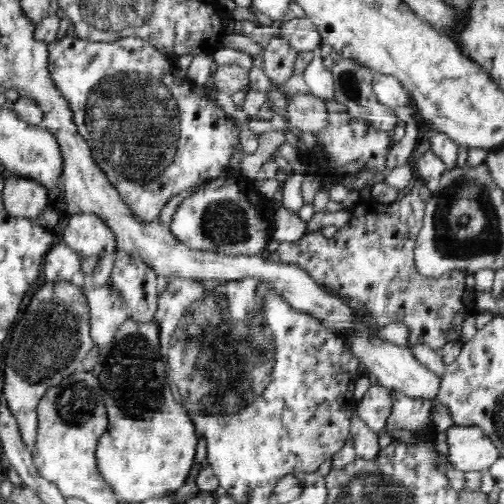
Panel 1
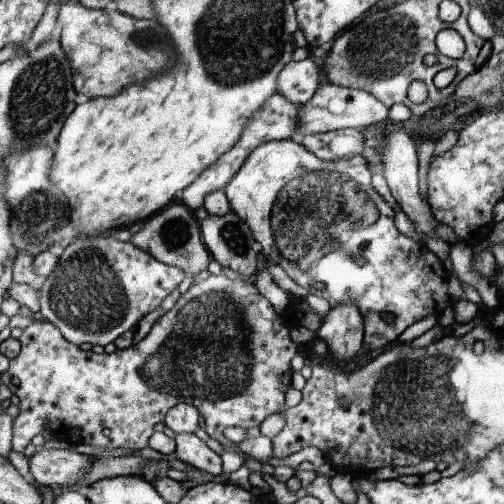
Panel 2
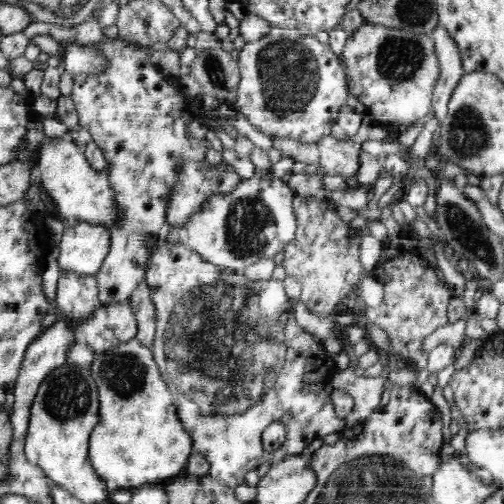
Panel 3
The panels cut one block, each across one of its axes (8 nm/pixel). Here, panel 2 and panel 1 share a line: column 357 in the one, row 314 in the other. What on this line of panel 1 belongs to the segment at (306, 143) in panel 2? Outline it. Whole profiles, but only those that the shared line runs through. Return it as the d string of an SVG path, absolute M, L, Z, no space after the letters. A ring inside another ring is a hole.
M120 254L112 270L112 288L116 288L130 310L130 318L150 322L156 318L160 292L158 276L140 258Z

